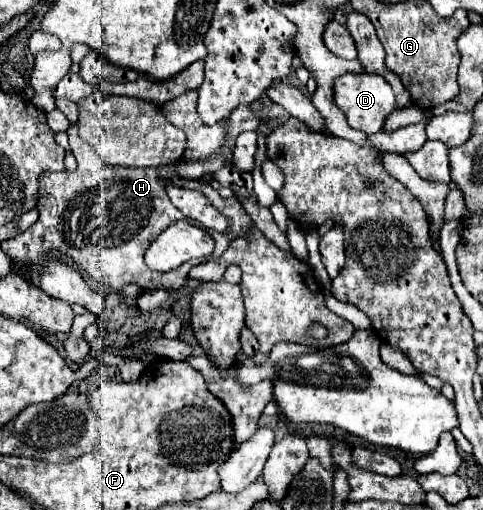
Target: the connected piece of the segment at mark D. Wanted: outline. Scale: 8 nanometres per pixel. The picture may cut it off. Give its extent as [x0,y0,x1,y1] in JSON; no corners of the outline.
[333,73,399,135]

